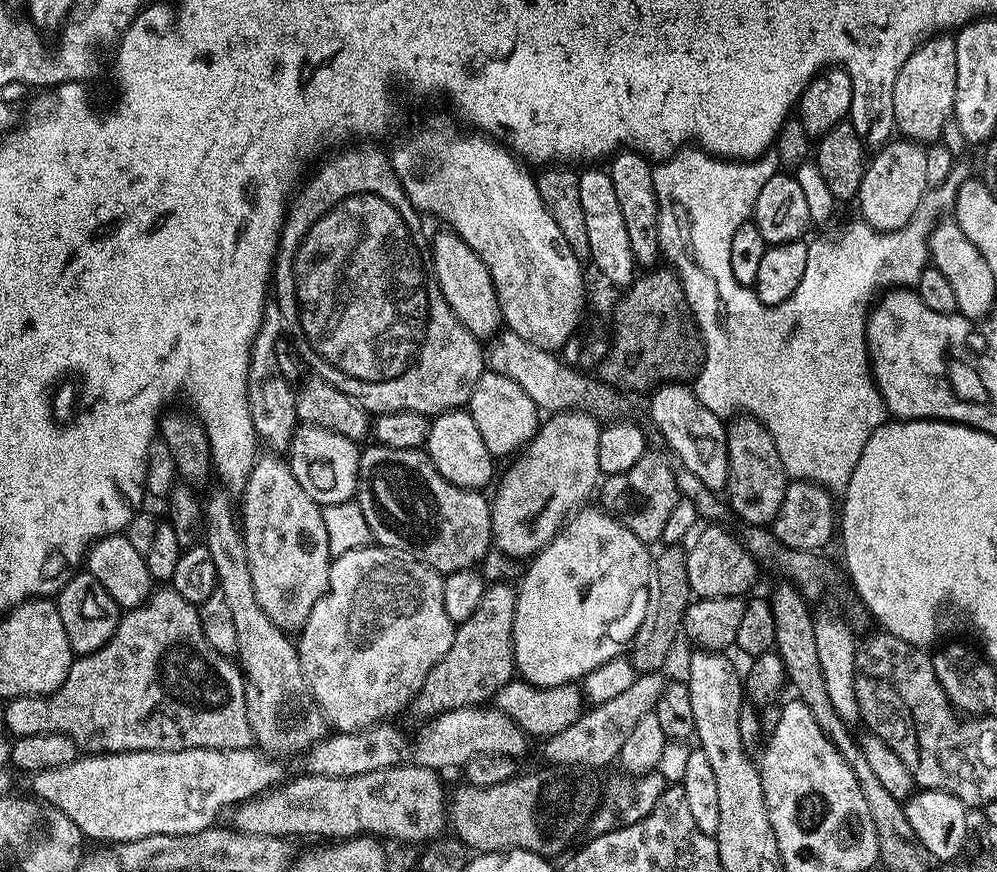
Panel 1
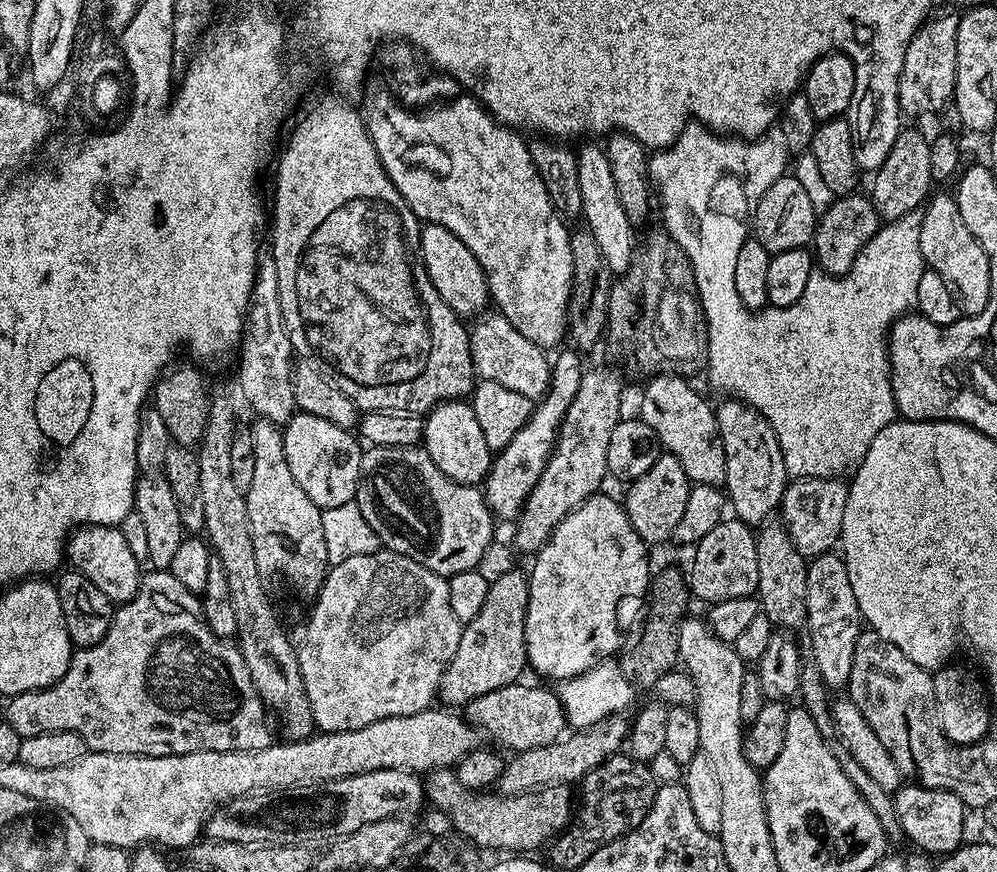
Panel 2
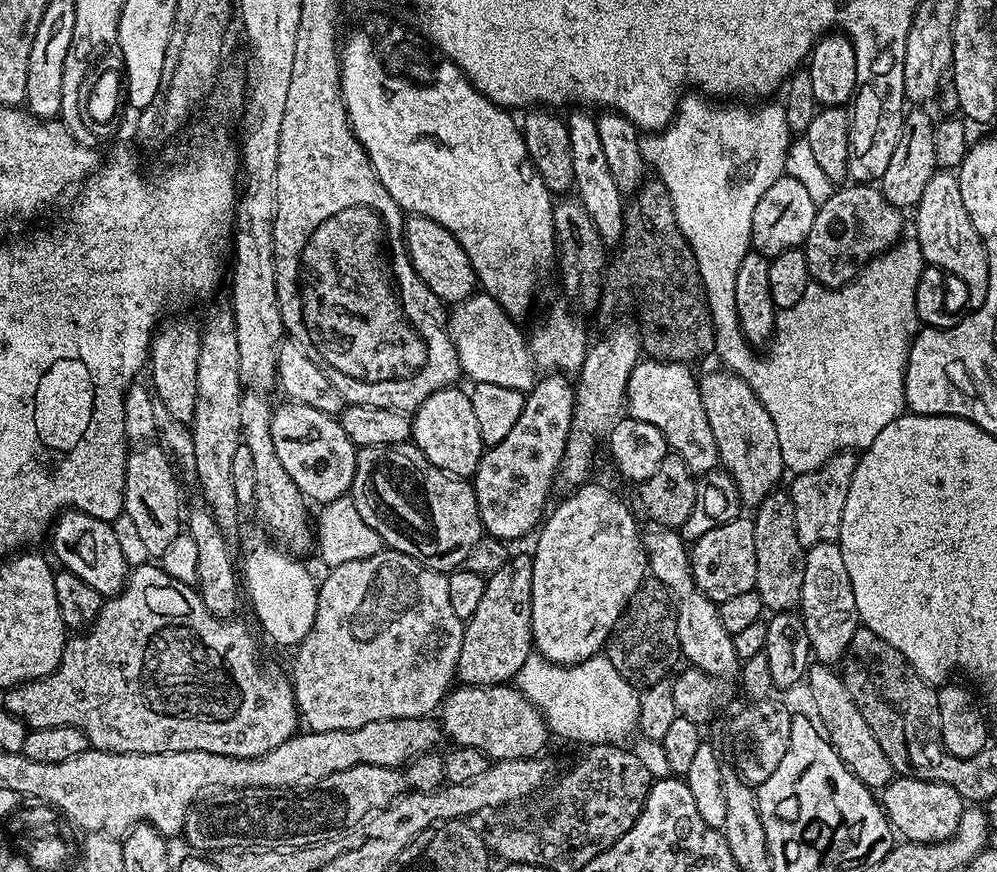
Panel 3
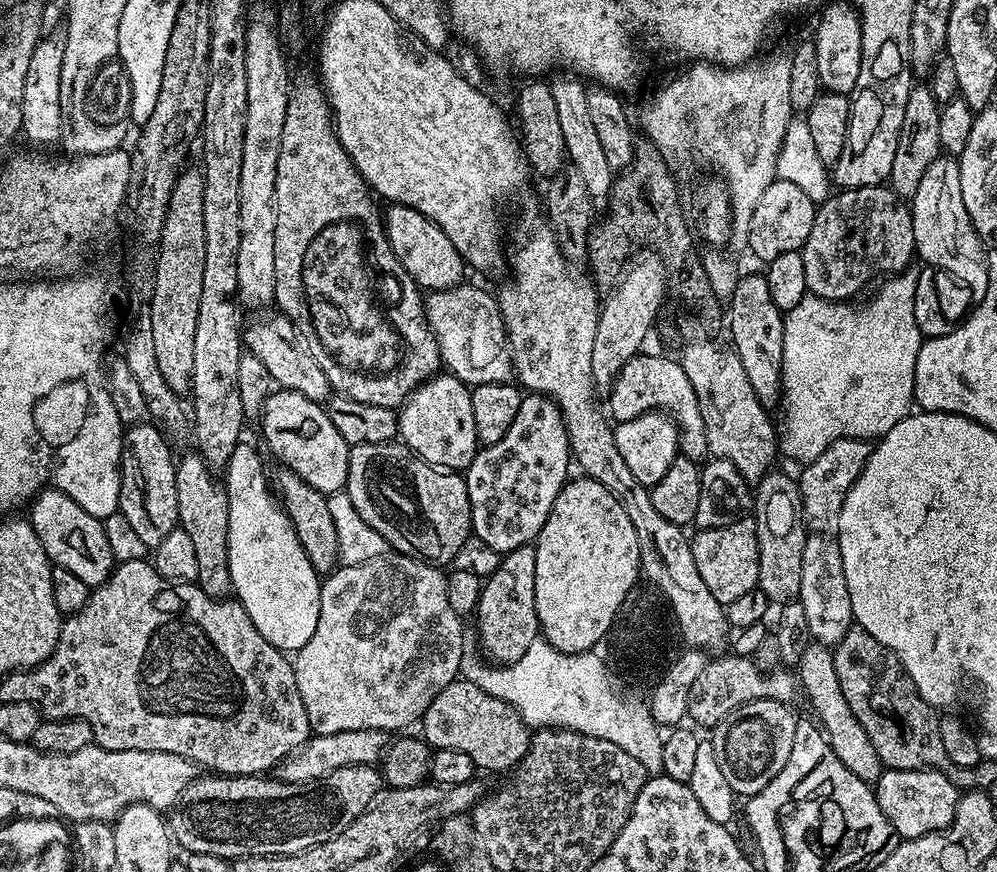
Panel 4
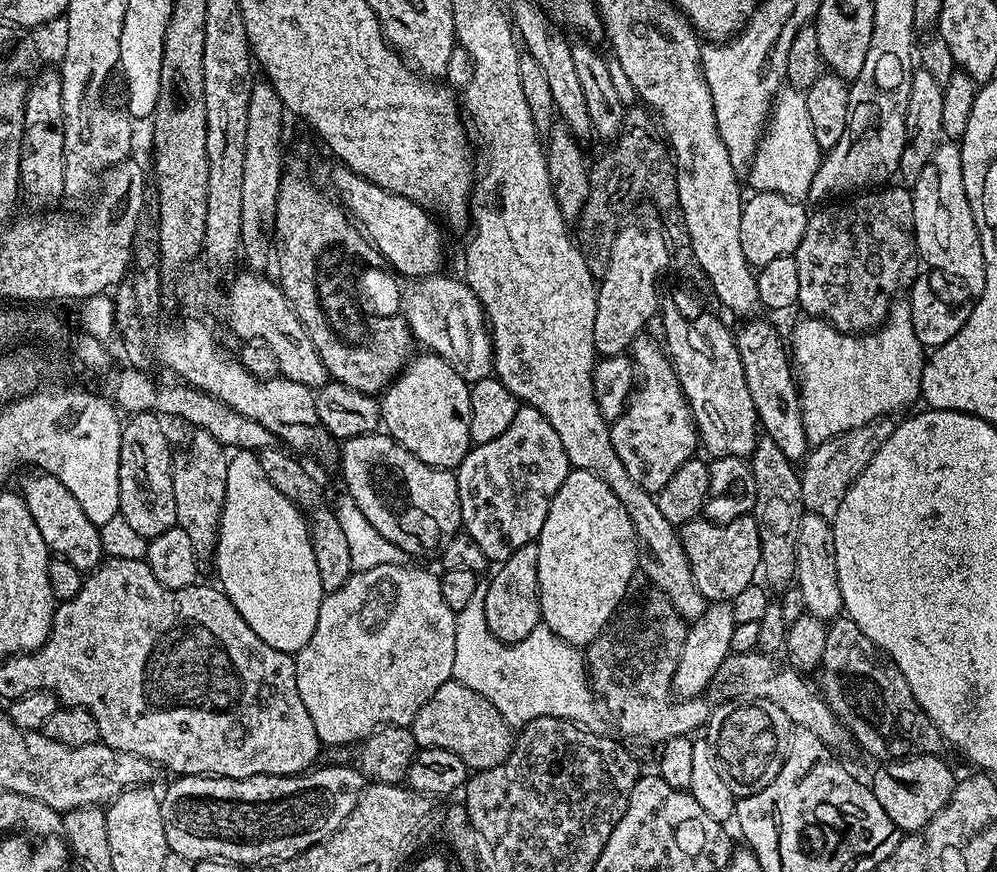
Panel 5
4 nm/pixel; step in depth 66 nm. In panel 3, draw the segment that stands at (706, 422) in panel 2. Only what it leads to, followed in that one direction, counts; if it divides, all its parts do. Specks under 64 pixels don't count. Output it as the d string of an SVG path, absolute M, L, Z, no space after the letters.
M641 359L628 379L626 408L631 419L658 426L669 449L680 456L682 462L686 462L692 473L705 474L717 471L720 463L718 442L714 442L706 410L702 410L697 373L692 373L688 368L691 367L687 363L674 360Z

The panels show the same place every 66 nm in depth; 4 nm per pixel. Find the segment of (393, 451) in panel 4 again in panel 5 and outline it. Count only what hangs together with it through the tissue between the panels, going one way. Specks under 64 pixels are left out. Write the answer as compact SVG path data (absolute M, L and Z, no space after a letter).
M387 434L350 438L339 448L347 495L358 502L358 510L366 514L366 522L409 557L435 557L461 531L455 471L422 462Z

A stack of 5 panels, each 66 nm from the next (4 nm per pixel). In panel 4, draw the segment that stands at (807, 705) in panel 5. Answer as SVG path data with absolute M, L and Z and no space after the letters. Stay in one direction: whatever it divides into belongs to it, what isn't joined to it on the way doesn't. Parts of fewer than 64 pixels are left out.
M727 655L720 656L717 660L709 659L702 674L698 674L688 701L688 716L691 719L696 719L700 724L714 726L722 718L726 718L726 714L738 710L738 706L751 700L777 700L779 704L791 705L796 692L798 696L798 680L793 673L792 676L788 673L791 671L764 672L755 665L752 656Z

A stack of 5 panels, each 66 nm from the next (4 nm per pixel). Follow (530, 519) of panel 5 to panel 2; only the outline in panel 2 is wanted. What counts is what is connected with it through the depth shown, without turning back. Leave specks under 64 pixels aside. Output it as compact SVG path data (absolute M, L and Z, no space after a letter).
M574 348L562 351L552 360L548 389L533 405L532 412L526 424L514 434L514 438L493 457L492 466L482 485L482 491L488 508L495 517L515 519L528 497L530 490L537 484L542 470L548 461L549 454L556 441L560 424L565 418L570 402L577 396L578 386L584 373L584 365L579 357L579 351Z

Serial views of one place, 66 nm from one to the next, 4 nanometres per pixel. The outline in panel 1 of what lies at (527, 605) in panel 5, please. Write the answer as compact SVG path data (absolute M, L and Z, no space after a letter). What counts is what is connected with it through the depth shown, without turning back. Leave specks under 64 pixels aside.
M489 583L482 594L478 610L458 625L450 650L430 670L424 679L428 694L446 696L446 704L466 702L466 708L484 706L495 697L502 686L514 678L514 610L516 609L516 588L511 583Z

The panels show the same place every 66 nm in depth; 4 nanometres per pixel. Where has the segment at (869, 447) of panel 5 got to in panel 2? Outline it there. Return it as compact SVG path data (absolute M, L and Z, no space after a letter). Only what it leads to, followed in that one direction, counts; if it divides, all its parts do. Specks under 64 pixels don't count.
M798 476L788 481L778 512L790 534L790 542L806 558L833 551L840 543L842 514L846 514L848 497L848 484L842 481L834 476Z

